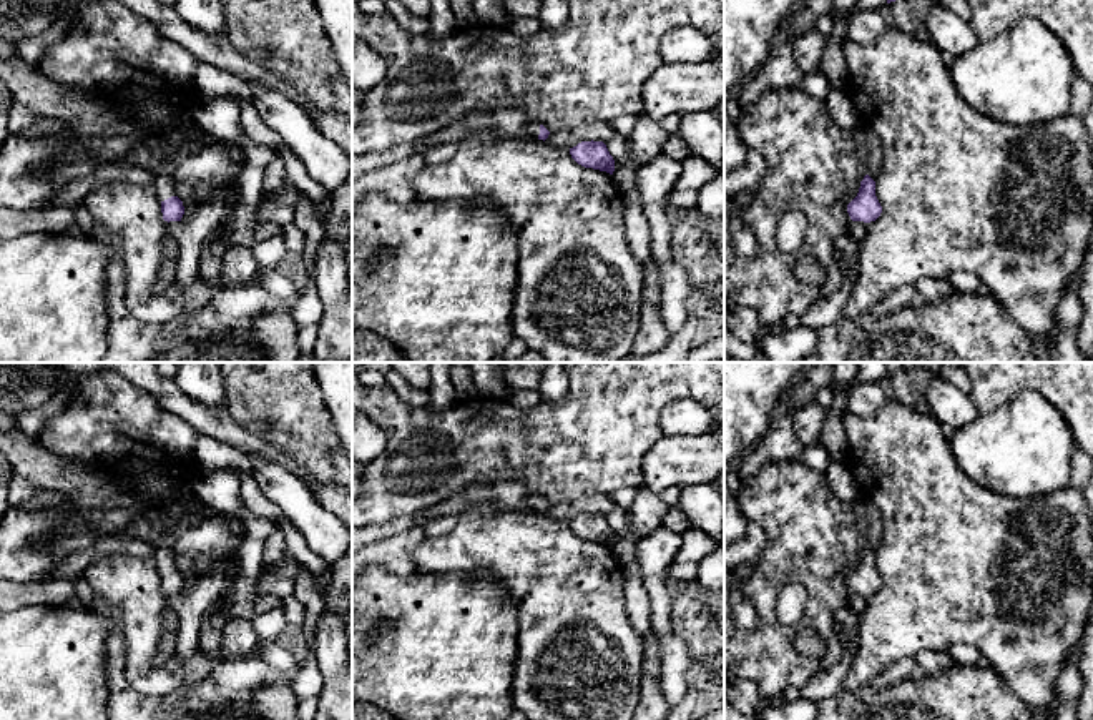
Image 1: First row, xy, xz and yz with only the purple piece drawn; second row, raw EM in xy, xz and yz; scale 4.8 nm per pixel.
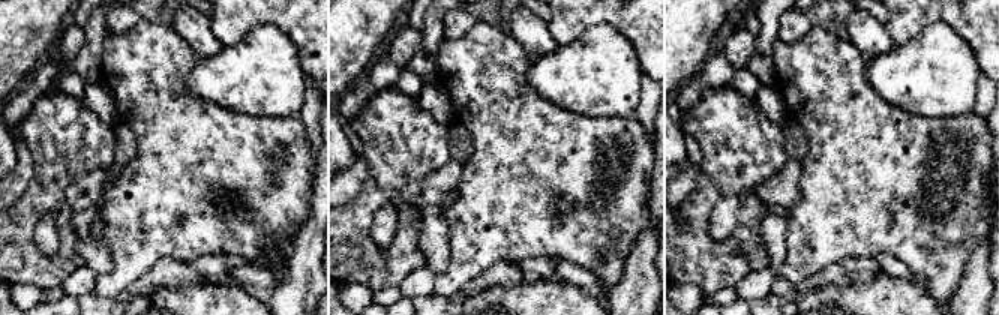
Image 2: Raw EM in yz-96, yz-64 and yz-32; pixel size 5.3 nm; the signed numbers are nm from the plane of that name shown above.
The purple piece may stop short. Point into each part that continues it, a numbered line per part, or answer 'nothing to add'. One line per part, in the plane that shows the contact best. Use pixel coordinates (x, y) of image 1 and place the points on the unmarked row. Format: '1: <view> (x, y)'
1: xy (165, 561)

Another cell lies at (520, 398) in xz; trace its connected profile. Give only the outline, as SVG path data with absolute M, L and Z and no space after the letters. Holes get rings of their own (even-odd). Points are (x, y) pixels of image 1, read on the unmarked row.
M510 387L503 396L503 401L515 407L535 407L542 402L540 389L518 389Z

